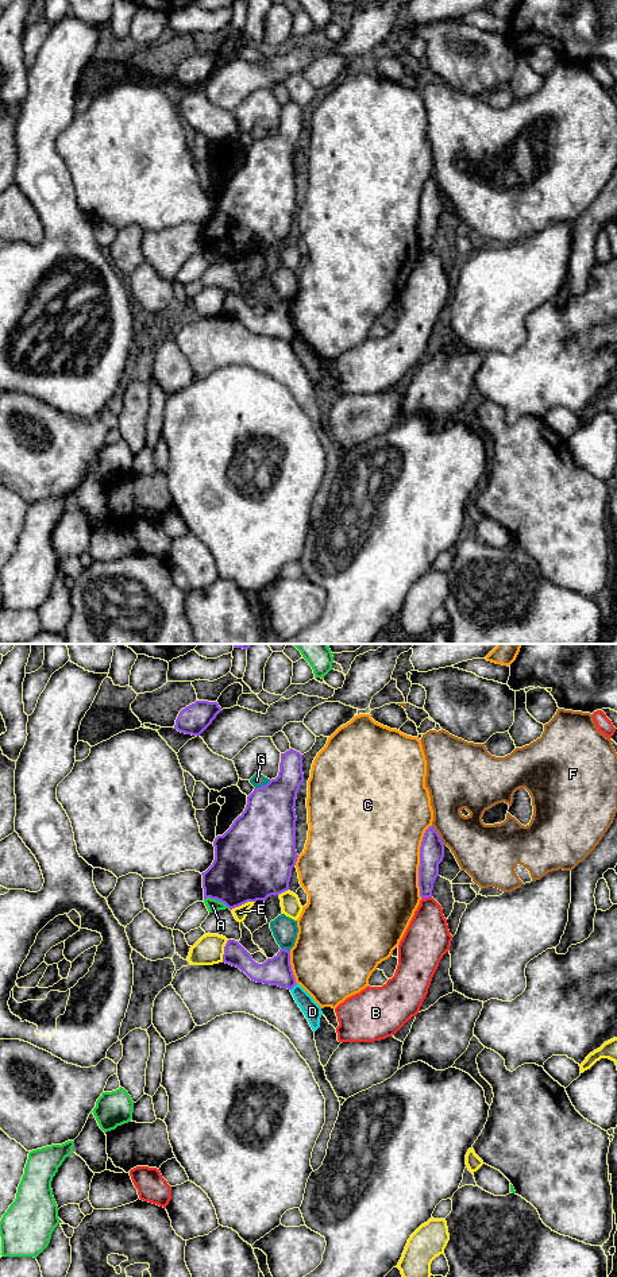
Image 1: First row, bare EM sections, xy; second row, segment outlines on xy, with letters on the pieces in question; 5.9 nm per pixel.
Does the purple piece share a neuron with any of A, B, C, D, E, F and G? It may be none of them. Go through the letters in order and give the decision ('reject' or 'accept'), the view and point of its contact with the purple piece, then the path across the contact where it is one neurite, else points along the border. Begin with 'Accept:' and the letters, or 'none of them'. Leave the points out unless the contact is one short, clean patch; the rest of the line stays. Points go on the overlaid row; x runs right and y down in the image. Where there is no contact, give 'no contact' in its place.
Accept: none of them
A: reject | xy (216, 899)
B: reject | xy (425, 897)
C: reject | xy (420, 861)
D: reject | xy (293, 986) | along xy (296, 983), (290, 990)
E: reject | xy (242, 903)
F: reject | xy (438, 834)
G: reject | xy (262, 786)

